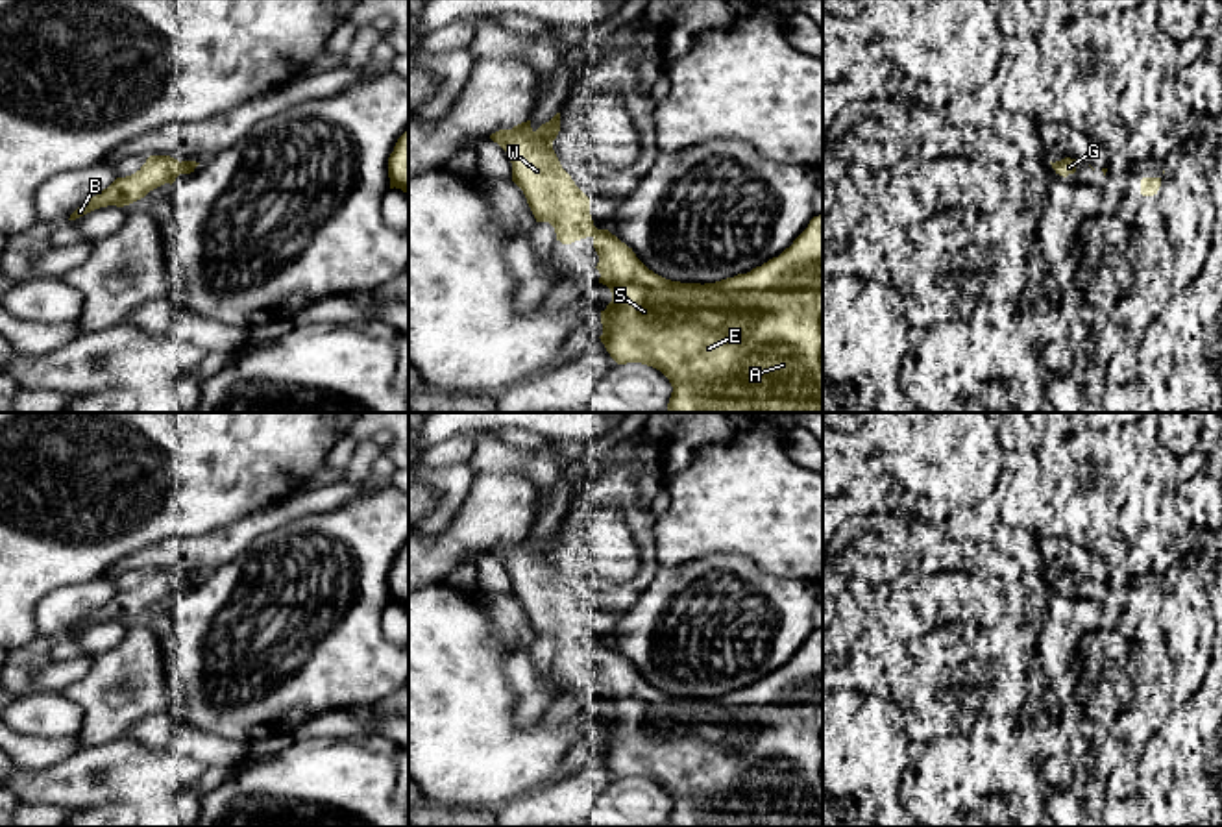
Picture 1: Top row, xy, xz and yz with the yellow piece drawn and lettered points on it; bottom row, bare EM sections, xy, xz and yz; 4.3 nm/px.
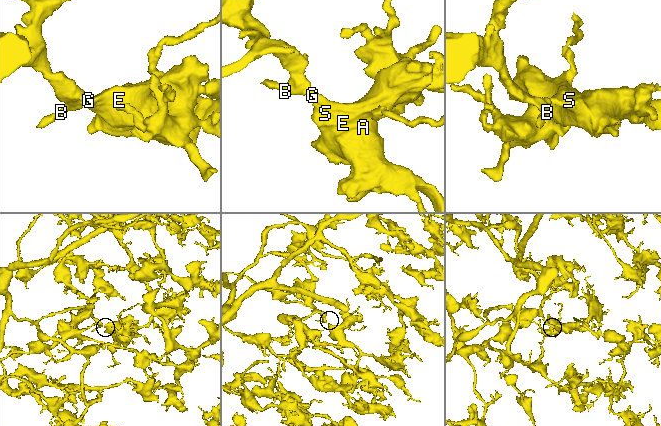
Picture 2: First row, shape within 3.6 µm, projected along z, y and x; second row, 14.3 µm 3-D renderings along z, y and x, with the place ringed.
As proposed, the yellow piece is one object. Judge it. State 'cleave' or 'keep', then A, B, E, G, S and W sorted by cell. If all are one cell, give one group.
keep; A B E G S W

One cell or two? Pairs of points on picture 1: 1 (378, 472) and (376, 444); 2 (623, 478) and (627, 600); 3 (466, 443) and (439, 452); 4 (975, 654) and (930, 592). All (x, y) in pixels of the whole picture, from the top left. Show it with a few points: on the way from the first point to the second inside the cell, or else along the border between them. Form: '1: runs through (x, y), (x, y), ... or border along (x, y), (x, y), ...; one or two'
1: border along (383, 454), (372, 465), (370, 476); two
2: runs through (629, 507), (640, 522), (644, 535), (646, 570); one
3: runs through (459, 448), (446, 452); one
4: border along (997, 624), (941, 624), (912, 641); two

